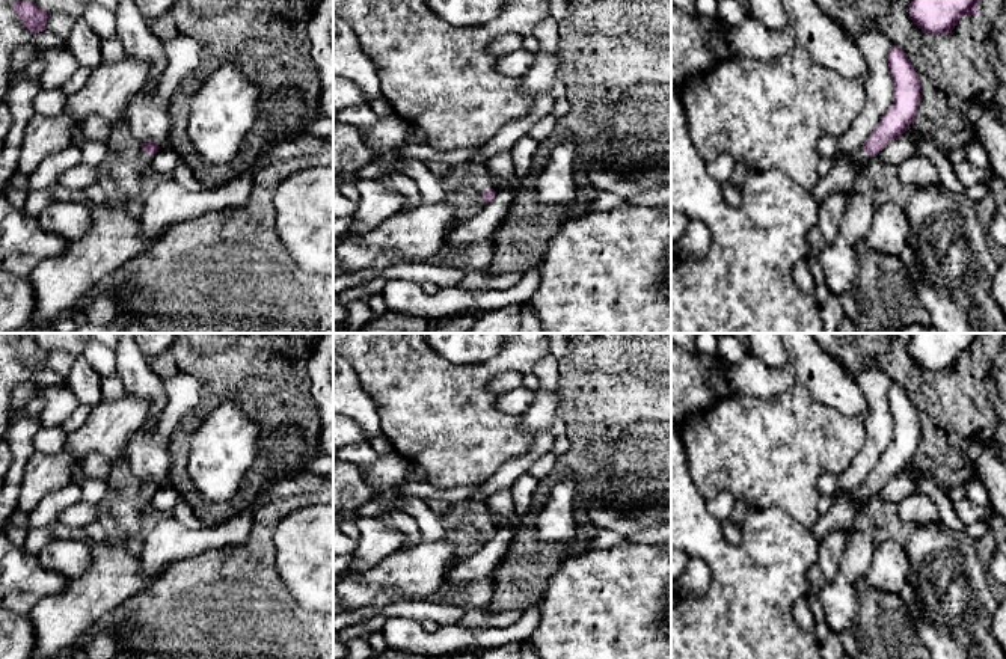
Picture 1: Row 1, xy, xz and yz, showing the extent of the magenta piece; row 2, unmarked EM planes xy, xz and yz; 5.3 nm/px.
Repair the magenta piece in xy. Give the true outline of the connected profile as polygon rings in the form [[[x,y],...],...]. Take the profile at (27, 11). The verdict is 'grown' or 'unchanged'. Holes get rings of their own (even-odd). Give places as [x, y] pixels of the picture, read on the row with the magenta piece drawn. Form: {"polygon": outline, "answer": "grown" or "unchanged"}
{"polygon": [[[33,0],[15,2],[14,11],[32,35],[45,30],[48,14],[42,11]]], "answer": "unchanged"}

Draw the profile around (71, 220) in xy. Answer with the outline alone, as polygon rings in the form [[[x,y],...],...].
[[[56,201],[39,216],[38,223],[45,231],[63,237],[68,243],[83,238],[92,226],[92,213],[87,204]]]

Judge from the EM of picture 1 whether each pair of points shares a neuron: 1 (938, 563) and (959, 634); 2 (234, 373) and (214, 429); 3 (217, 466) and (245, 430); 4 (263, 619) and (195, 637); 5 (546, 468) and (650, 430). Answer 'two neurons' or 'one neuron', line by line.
1: one neuron
2: two neurons
3: one neuron
4: one neuron
5: two neurons

